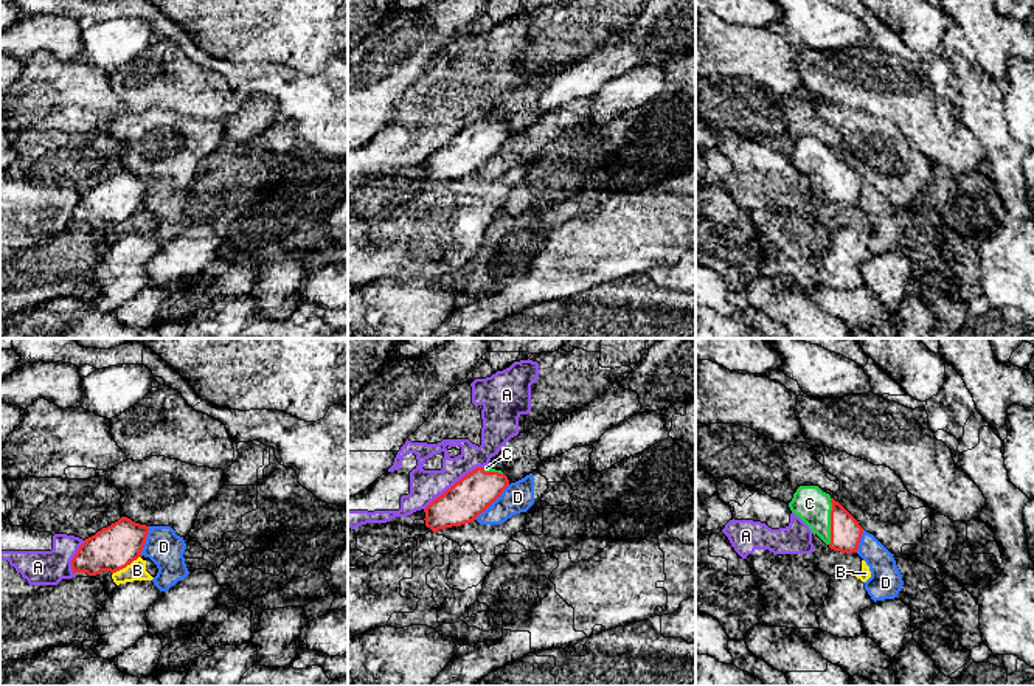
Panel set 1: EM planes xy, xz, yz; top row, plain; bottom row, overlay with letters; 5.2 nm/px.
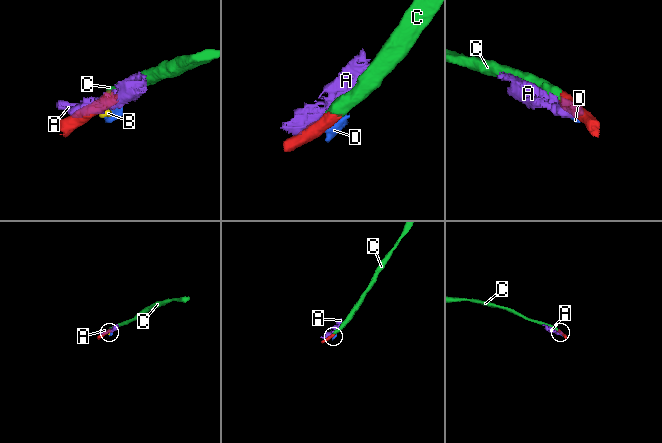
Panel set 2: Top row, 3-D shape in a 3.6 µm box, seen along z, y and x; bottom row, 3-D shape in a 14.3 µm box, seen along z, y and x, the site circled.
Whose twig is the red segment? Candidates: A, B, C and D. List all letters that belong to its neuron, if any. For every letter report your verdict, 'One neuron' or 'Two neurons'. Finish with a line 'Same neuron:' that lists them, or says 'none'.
A: Two neurons
B: Two neurons
C: One neuron
D: Two neurons
Same neuron: C

